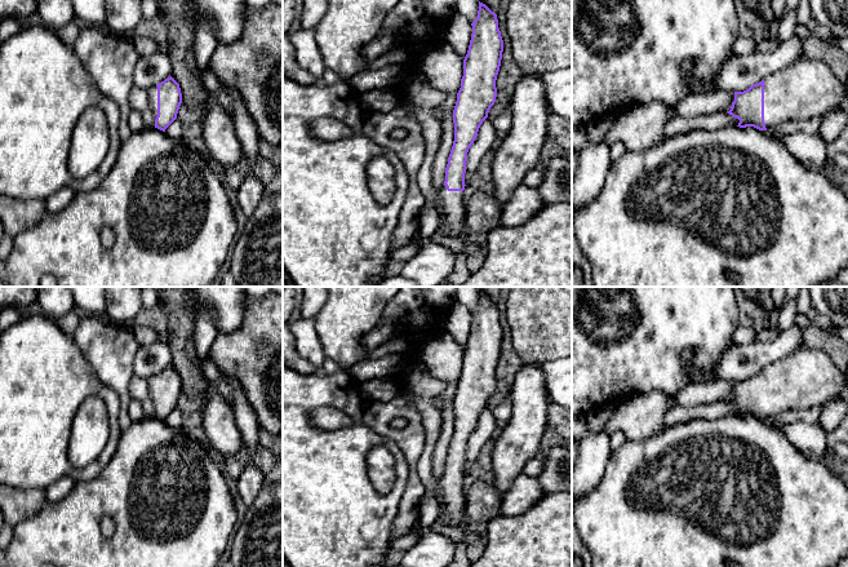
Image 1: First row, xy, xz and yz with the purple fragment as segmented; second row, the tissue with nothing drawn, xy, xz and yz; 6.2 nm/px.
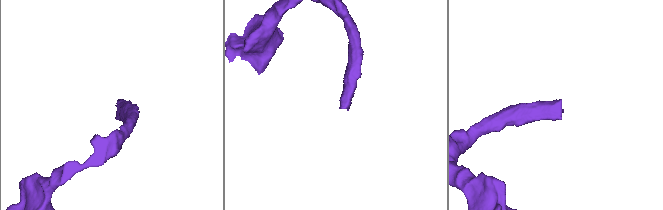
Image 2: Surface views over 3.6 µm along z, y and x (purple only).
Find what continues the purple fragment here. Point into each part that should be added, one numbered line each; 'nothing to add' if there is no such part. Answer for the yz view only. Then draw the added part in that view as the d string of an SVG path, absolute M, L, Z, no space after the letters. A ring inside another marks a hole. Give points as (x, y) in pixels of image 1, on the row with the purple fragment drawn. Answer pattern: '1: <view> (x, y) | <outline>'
1: yz (807, 88) | M803 57L764 77L765 128L823 116L845 97L847 87L825 62Z

